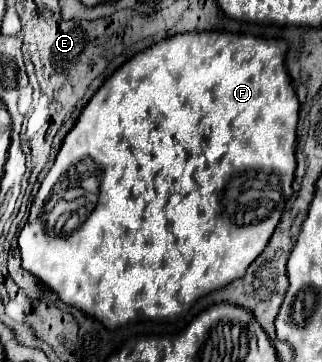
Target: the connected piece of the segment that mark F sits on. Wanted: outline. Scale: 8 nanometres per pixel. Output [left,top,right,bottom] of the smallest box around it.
[19,30,299,328]

